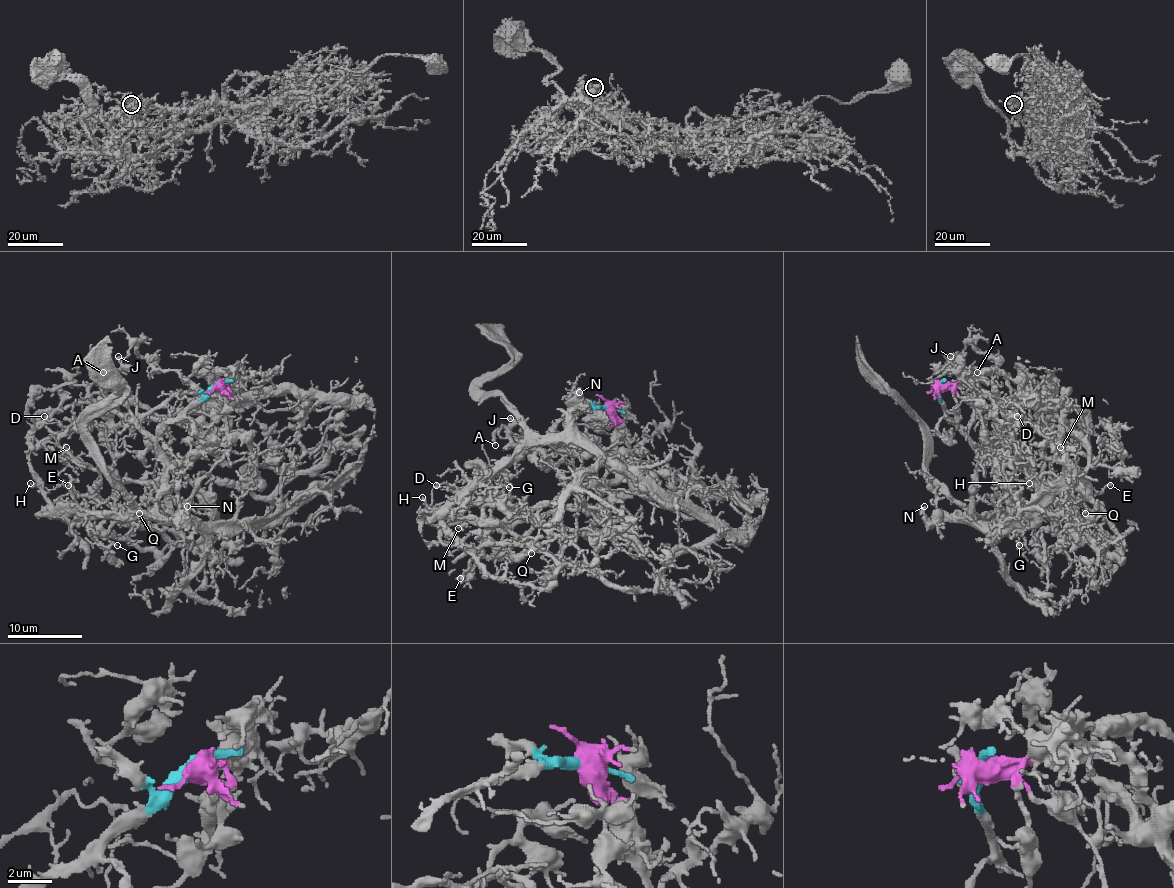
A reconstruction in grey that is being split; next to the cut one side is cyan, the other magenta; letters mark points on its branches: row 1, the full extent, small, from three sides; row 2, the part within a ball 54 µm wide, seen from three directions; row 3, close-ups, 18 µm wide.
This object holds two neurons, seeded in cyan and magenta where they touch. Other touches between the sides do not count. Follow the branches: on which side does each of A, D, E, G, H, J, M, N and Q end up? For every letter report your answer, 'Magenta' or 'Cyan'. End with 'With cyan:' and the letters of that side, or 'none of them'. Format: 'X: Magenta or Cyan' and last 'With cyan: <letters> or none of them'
A: Cyan
D: Magenta
E: Magenta
G: Cyan
H: Cyan
J: Cyan
M: Magenta
N: Cyan
Q: Magenta
With cyan: A, G, H, J, N

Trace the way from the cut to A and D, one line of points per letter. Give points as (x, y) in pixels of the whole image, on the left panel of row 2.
A: (216, 386), (204, 397), (190, 402), (154, 436), (149, 436), (123, 399), (111, 371), (102, 373)
D: (217, 386), (223, 425), (190, 458), (152, 480), (117, 480), (74, 460), (59, 445), (65, 428), (45, 415)

